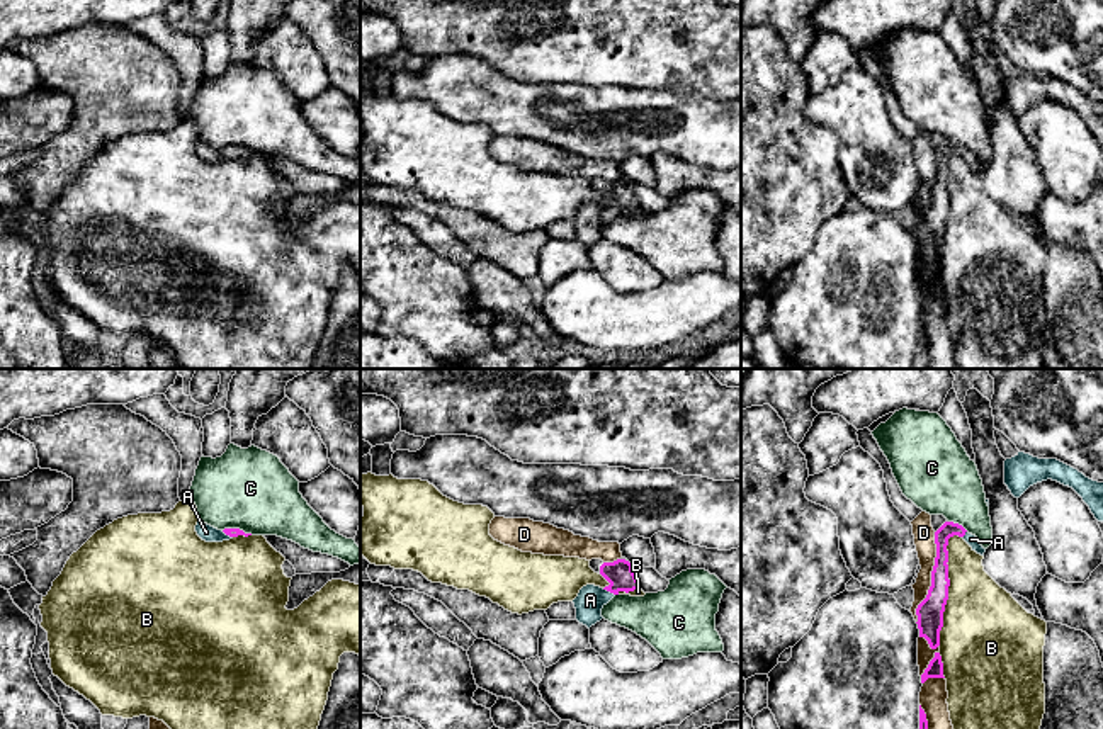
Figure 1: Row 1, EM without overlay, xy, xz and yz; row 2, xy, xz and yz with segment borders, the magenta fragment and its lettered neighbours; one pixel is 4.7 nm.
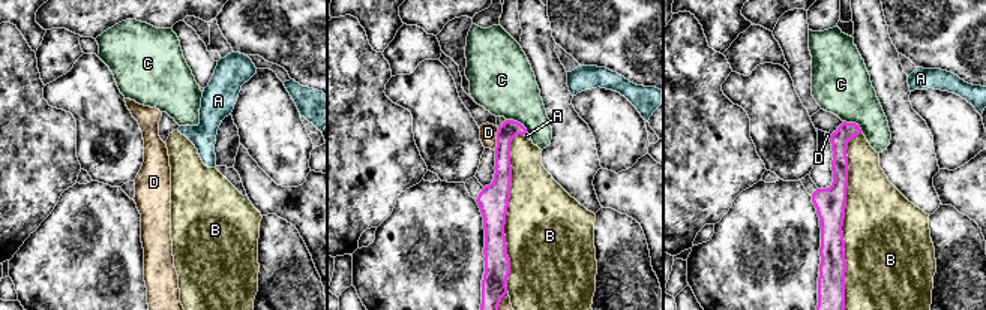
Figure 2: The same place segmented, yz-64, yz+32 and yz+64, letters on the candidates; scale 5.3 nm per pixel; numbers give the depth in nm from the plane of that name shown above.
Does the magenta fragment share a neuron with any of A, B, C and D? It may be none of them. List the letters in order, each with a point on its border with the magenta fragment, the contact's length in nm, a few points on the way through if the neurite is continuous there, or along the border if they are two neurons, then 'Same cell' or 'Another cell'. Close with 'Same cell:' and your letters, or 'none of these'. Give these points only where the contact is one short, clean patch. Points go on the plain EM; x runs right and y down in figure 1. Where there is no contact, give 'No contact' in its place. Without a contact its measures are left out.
A: Touches magenta at xz (609, 209). Shared border 70 nm. Path across: xz (619, 192), (619, 199), (609, 209), (590, 220). Same cell
B: Touches magenta at yz (947, 208). Shared border 550 nm. Another cell
C: Touches magenta at yz (959, 145). Shared border 110 nm. Another cell
D: Touches magenta at yz (932, 197). Shared border 440 nm. Another cell
Same cell: A

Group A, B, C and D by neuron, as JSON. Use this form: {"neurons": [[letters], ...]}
{"neurons": [["A"], ["B"], ["C"], ["D"]]}

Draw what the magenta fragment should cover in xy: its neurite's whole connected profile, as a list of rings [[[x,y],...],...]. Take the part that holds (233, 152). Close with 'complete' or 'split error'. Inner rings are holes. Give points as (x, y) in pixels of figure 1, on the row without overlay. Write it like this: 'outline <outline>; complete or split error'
outline [[[201,139],[195,144],[195,151],[206,161],[223,161],[223,160],[229,160],[229,158],[238,156],[238,155],[245,155],[245,156],[252,155],[252,153],[245,153],[240,148],[218,150],[214,146],[201,141]]]; split error

